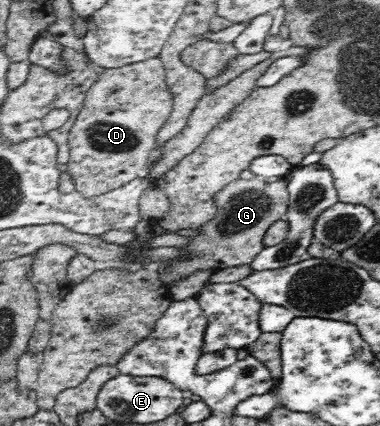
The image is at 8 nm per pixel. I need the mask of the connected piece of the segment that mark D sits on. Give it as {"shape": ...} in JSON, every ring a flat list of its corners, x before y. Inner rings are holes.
{"shape":[[158,57,106,69,91,85,68,137,70,157,67,172,72,176,78,193,82,193,84,197,96,197,136,178,146,177,157,147,158,132,167,122,173,108,173,97,165,82,165,75,165,67]]}

